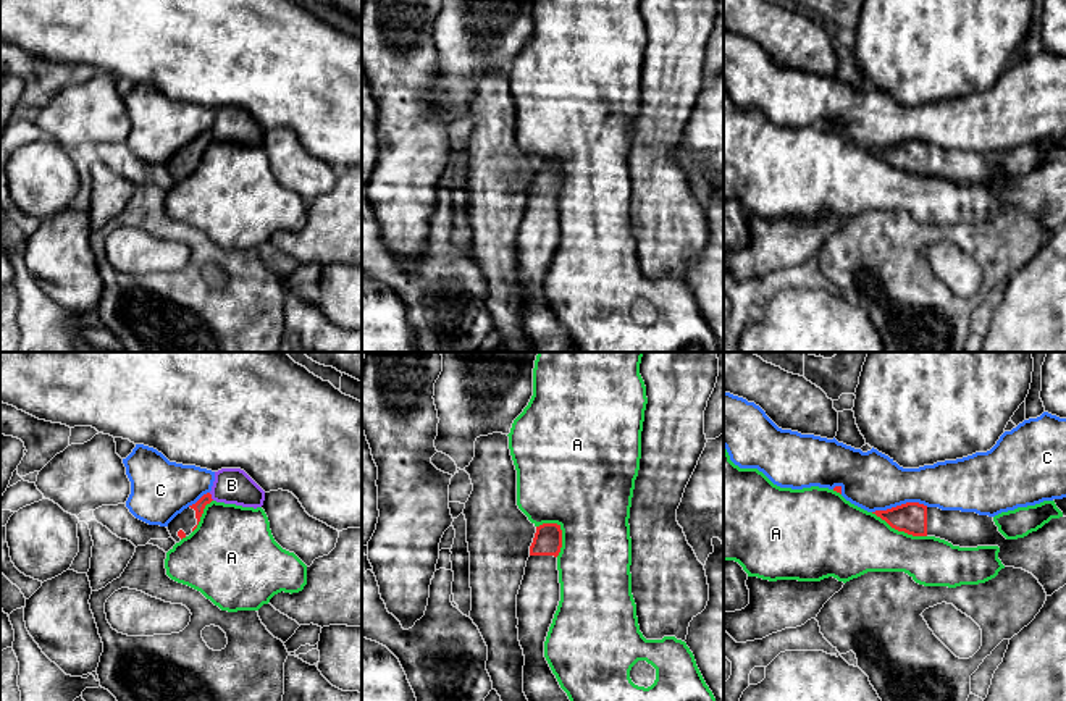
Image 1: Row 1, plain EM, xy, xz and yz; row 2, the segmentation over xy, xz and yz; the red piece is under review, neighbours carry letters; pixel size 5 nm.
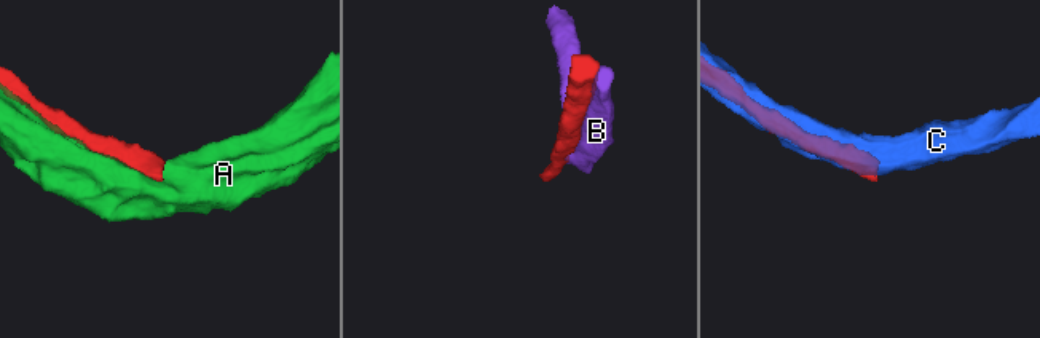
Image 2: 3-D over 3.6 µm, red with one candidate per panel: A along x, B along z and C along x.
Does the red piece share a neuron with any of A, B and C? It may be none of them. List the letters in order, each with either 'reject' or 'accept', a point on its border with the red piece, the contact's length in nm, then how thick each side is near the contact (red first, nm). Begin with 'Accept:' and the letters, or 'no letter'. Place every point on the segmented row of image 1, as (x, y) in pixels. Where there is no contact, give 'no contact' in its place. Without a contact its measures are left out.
Accept: no letter
A: reject; contact xz (561, 530); length 190 nm; calibres 140 and 460 nm
B: reject; contact xy (210, 496); length 50 nm; calibres 60 and 180 nm
C: reject; contact yz (902, 504); length 280 nm; calibres 160 and 300 nm

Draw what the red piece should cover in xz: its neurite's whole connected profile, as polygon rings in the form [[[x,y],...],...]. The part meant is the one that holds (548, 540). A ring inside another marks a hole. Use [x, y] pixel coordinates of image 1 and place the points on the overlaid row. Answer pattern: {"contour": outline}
{"contour": [[[560,525],[536,527],[517,594],[518,641],[525,656],[523,693],[528,701],[570,701],[544,657],[544,641],[560,601],[560,548]]]}

